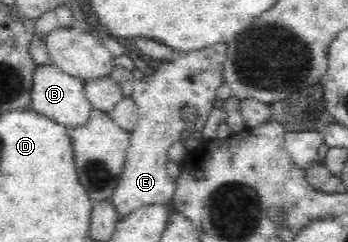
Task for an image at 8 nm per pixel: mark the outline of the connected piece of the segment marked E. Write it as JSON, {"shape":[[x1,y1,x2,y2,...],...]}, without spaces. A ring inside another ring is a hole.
{"shape":[[216,43,216,45,204,49,201,53,192,53,188,56,181,55,181,58,176,61,170,60,170,63,162,65,160,69,156,69,156,72,153,72,153,75,148,77,148,79,137,76,137,85,130,99,137,107,139,121,136,129,130,132,126,157,124,158,120,173,117,175,118,183,109,198,110,204,113,207,113,213,115,213,113,215,114,223,119,223,124,217,142,205,158,201,172,201,174,193,173,181,165,168,168,162,167,151,170,145,180,140,183,131,186,130,190,133,200,131,205,126,210,111,215,106,218,88,225,84,223,64,226,49,226,44]]}

